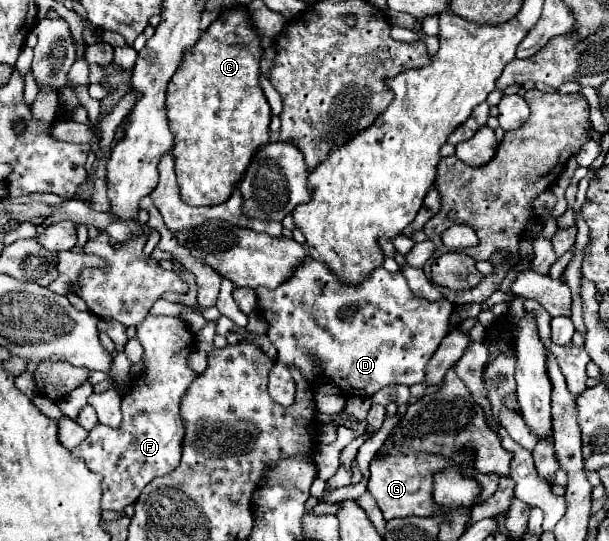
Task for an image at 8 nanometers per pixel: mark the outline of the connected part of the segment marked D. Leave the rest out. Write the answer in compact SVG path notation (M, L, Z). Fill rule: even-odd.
M308 260L306 264L302 264L300 268L296 268L294 276L284 282L282 286L278 286L276 290L268 290L264 286L256 288L256 300L258 300L258 306L262 308L262 316L264 320L268 322L268 338L274 342L276 350L278 350L278 360L272 368L272 374L270 374L270 382L268 382L268 392L270 396L282 404L282 406L290 406L294 402L294 378L292 378L292 370L298 370L304 378L308 380L330 380L332 384L336 384L344 394L352 394L352 396L374 396L378 390L382 390L384 386L388 384L406 384L406 386L412 386L412 384L418 384L418 382L424 382L424 370L426 370L426 364L428 360L432 358L432 354L436 352L438 344L442 342L442 338L448 334L448 318L450 318L450 312L454 308L452 302L448 302L446 298L444 300L438 300L438 302L428 302L424 298L418 298L414 300L414 294L410 292L408 284L406 284L406 278L400 274L400 272L388 272L384 270L382 266L374 268L370 278L360 282L360 284L344 284L340 280L336 280L336 276L332 276L330 268L324 264L324 262L318 262L318 260Z

